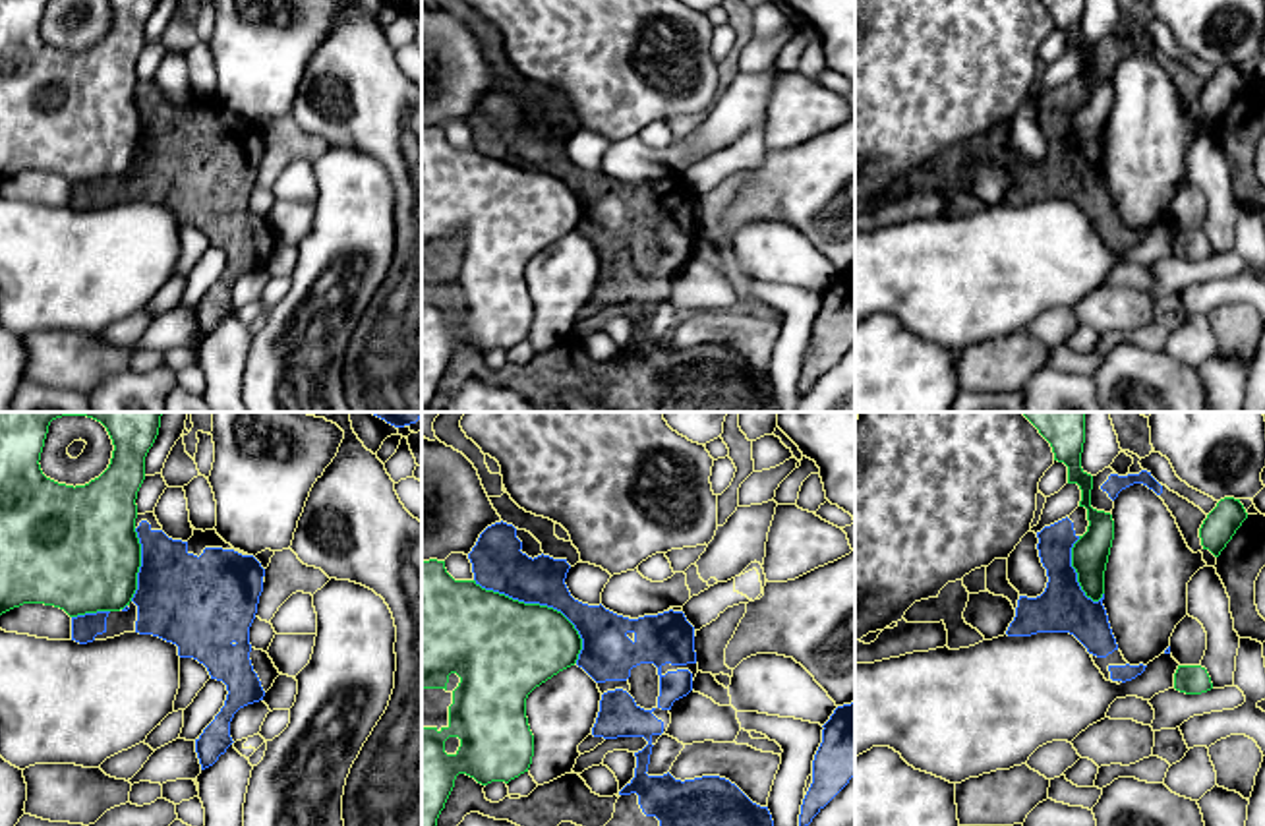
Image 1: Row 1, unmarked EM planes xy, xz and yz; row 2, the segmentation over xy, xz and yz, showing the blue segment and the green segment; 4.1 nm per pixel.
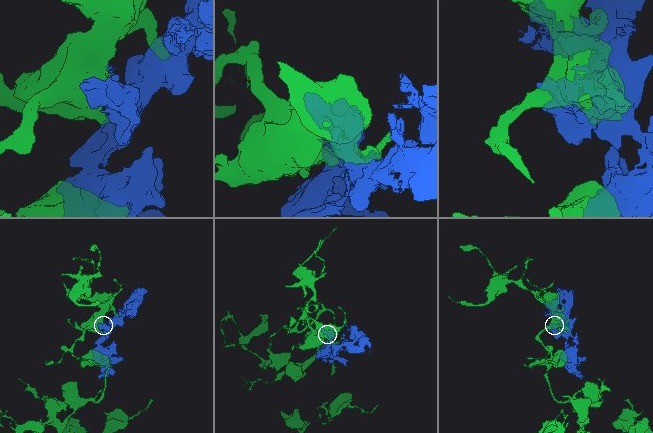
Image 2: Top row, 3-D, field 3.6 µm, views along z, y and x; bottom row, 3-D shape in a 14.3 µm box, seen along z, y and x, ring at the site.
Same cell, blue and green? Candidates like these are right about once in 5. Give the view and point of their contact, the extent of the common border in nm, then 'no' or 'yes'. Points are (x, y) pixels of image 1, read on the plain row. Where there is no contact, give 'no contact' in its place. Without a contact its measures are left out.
xz (542, 171) | 550 nm | no

